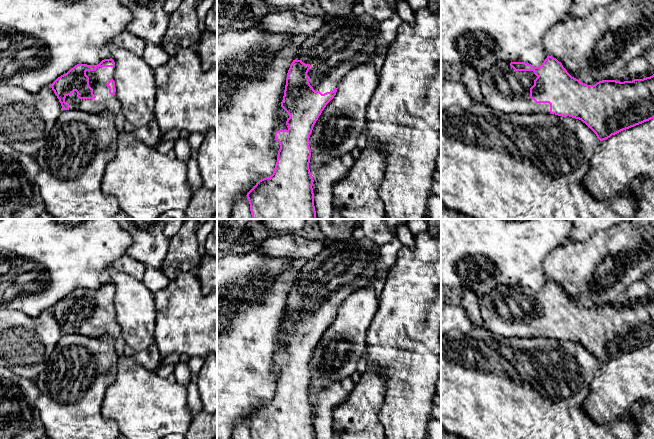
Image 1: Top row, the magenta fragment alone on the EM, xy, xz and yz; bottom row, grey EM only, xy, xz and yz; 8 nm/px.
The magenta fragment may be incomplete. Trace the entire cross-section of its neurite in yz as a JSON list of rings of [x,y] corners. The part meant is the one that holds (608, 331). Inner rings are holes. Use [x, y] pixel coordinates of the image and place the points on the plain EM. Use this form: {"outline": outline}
{"outline": [[[549,279],[539,291],[525,286],[510,287],[501,284],[478,297],[483,327],[494,334],[508,338],[544,337],[569,340],[585,347],[600,365],[654,342],[654,298],[632,305],[602,304],[595,309],[587,309],[572,301],[561,286]]]}

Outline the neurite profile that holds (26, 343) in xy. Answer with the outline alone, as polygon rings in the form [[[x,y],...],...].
[[[0,309],[0,367],[35,381],[62,334],[50,310],[33,318],[19,310]]]

